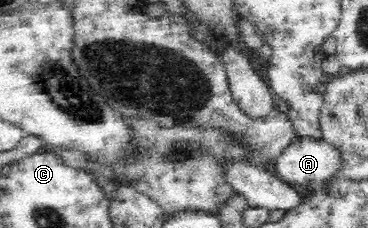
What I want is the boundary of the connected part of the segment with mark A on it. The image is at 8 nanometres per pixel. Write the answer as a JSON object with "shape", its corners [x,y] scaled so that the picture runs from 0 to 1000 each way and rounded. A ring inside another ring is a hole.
{"shape":[[[815,596],[750,684],[742,754],[821,829],[872,816],[916,732],[918,675],[897,632]]]}

